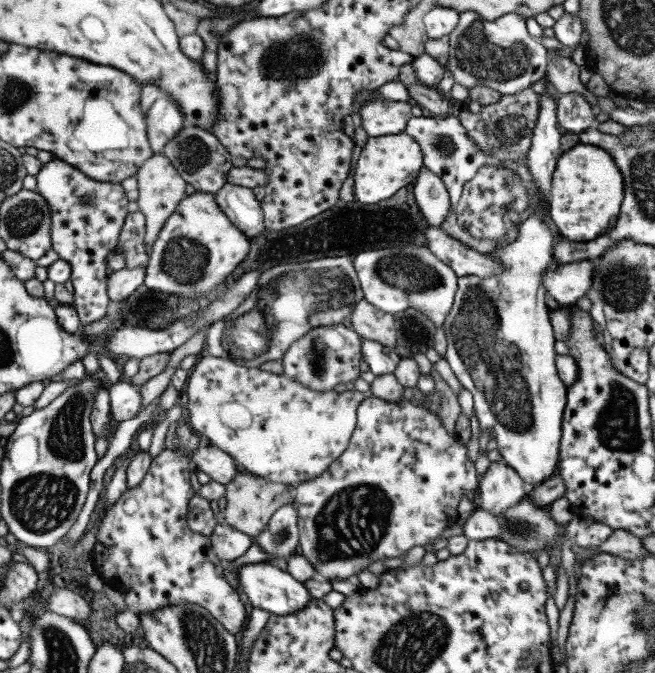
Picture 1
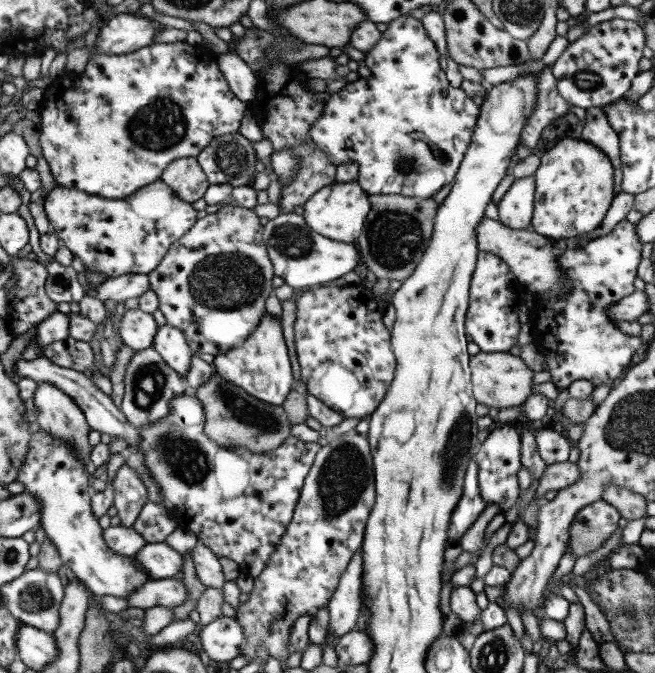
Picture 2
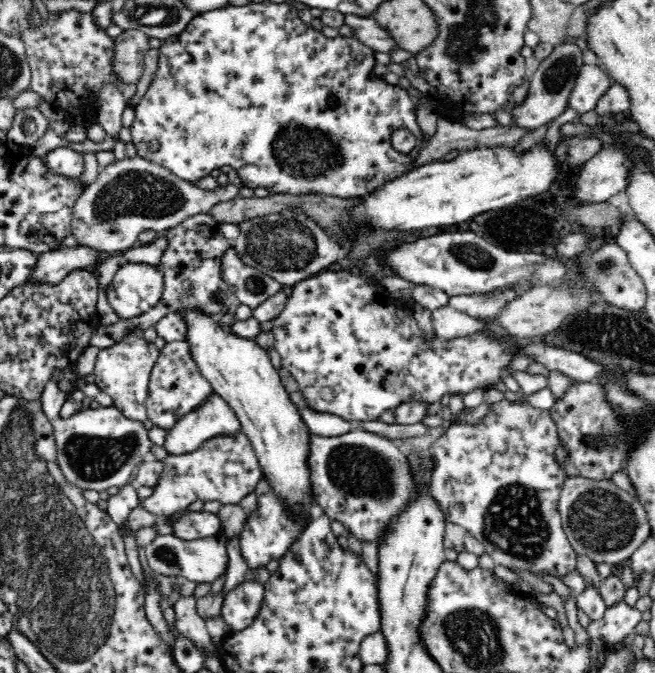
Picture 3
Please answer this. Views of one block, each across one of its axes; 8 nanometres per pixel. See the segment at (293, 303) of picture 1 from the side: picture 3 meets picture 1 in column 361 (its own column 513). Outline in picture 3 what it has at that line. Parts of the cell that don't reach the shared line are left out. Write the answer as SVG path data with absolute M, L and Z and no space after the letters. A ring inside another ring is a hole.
M523 288L508 290L506 294L500 296L481 298L481 296L452 296L449 299L449 306L471 316L472 318L489 320L491 323L498 313L500 313L507 303L518 299L522 294L525 294Z

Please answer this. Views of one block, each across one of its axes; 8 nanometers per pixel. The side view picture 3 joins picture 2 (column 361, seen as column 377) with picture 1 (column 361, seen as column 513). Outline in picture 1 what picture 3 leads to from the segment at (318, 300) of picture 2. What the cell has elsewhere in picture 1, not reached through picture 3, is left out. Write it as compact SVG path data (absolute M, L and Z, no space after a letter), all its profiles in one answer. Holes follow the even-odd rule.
M320 324L288 347L280 359L283 376L296 379L296 382L318 392L332 391L338 384L352 382L361 376L360 360L363 357L361 339L353 328L344 324L332 324L332 326Z

